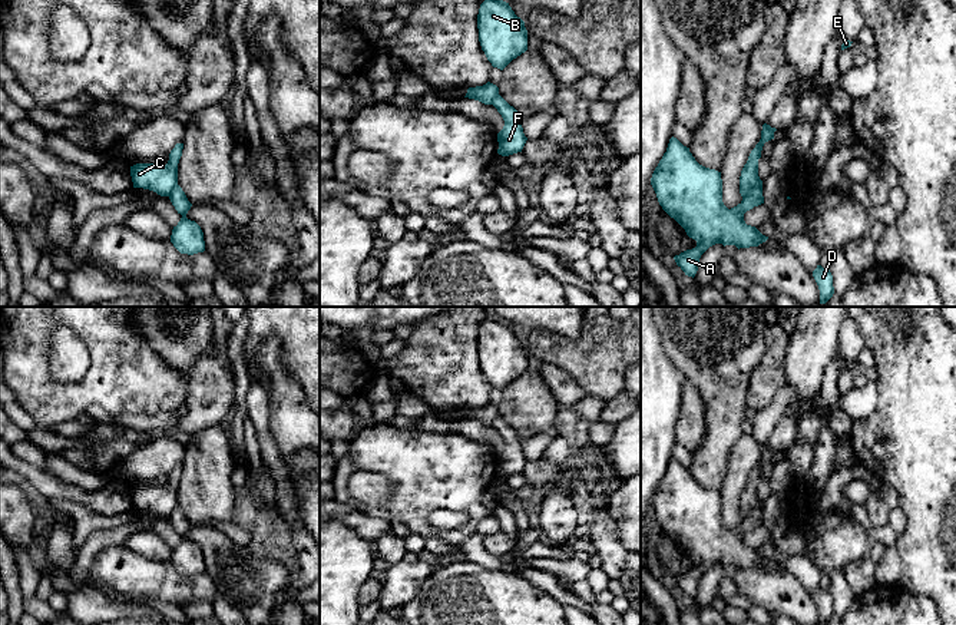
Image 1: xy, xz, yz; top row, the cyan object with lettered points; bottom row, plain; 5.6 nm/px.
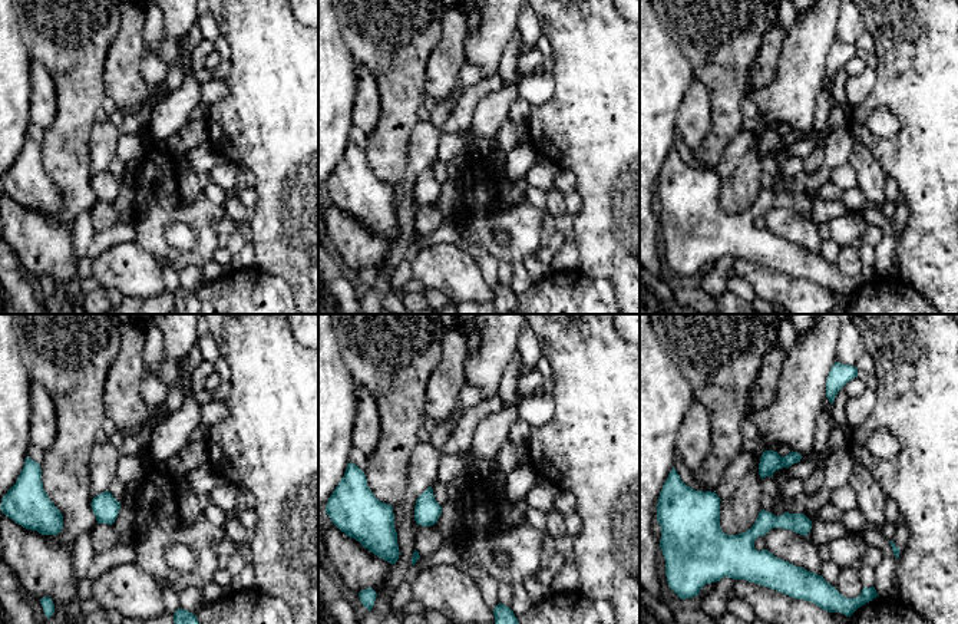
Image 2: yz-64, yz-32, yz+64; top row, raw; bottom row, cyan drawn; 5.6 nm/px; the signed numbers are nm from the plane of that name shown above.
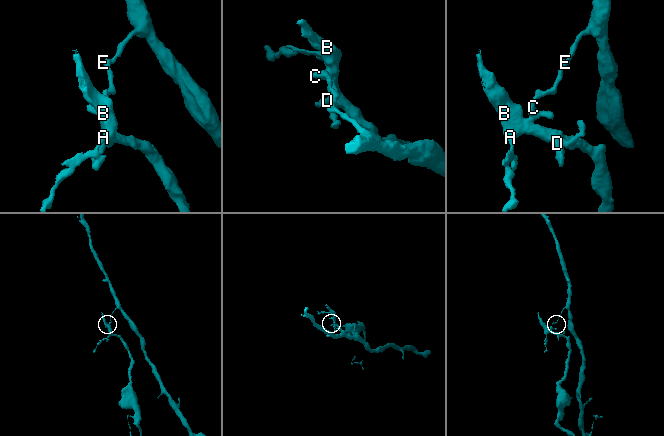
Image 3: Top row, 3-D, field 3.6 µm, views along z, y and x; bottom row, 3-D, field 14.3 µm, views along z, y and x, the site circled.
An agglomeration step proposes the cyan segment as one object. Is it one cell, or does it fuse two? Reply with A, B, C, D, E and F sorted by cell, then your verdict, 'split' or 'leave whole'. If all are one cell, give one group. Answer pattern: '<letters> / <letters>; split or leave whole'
A B D F / C E; split

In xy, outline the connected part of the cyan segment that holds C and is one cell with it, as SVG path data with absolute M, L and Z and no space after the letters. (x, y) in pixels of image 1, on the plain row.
M176 464L169 474L166 486L136 485L130 487L133 509L143 509L161 517L171 517L178 507L178 485L182 477L183 464Z

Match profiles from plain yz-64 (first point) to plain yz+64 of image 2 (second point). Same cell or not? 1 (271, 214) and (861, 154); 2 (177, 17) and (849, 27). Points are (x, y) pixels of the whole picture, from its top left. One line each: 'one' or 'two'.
1: two
2: two

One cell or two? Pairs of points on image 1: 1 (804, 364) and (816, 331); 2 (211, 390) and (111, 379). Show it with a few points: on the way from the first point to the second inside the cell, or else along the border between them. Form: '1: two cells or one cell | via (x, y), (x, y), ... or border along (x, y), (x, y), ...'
1: one cell | via (807, 356), (816, 340)
2: two cells | border along (188, 377), (188, 397), (185, 403)

